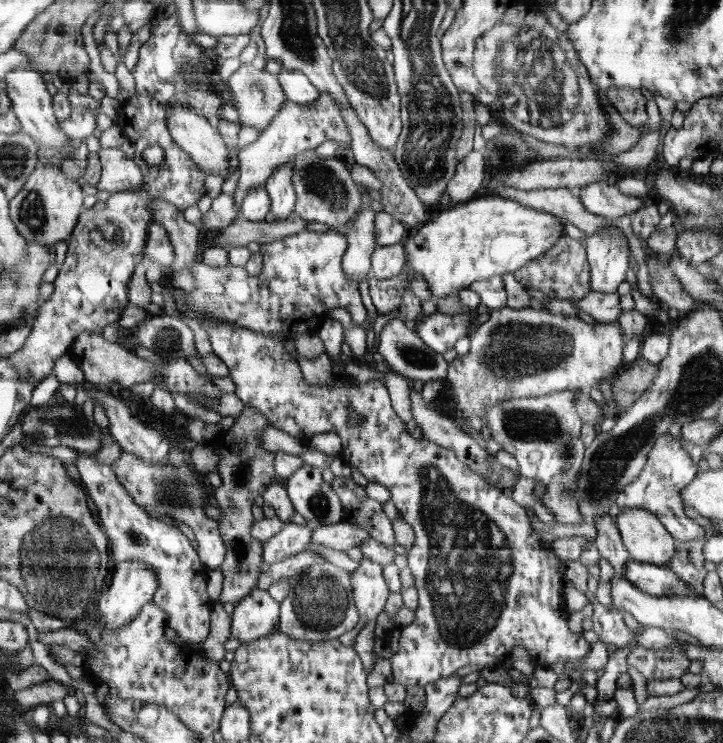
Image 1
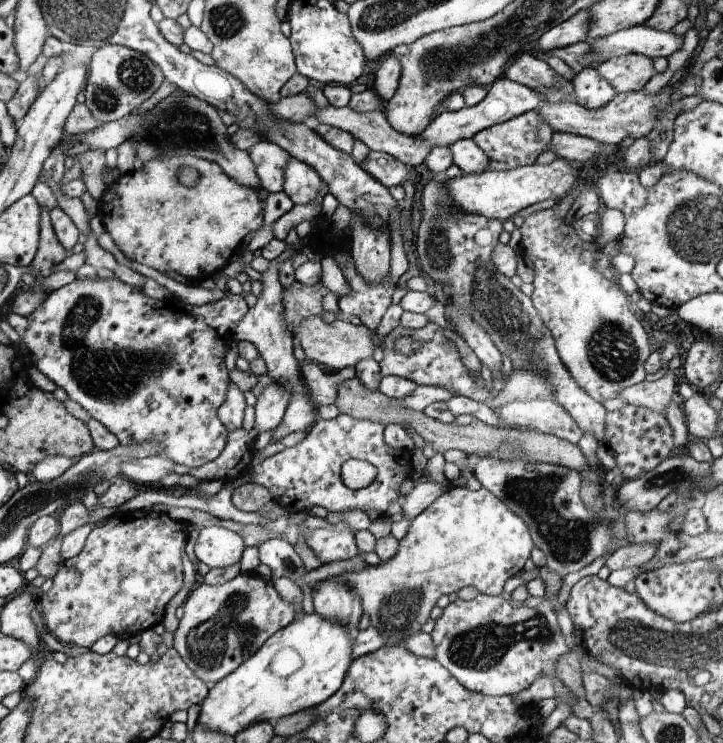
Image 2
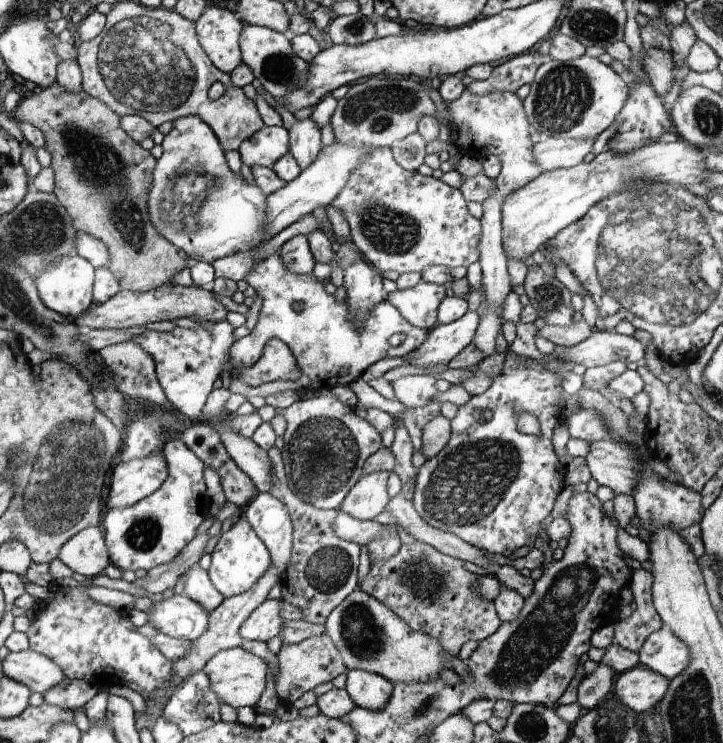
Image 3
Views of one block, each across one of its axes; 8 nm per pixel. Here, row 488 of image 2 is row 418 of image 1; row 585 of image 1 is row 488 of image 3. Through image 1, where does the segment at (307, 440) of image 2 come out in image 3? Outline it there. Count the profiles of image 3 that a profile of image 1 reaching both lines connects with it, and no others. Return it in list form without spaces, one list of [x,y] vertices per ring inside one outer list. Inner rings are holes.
[[[512,350],[506,352],[505,363],[507,365],[505,370],[492,380],[492,384],[485,392],[479,395],[472,395],[471,400],[468,400],[468,402],[458,407],[456,416],[451,419],[452,434],[448,444],[446,444],[440,454],[436,454],[434,458],[426,459],[426,462],[419,468],[415,494],[412,501],[420,518],[422,518],[428,526],[433,526],[444,532],[455,534],[468,544],[482,549],[491,555],[501,554],[508,558],[514,558],[514,552],[518,550],[518,548],[533,545],[534,540],[538,538],[540,524],[546,520],[546,516],[550,515],[550,510],[552,510],[552,506],[554,506],[556,496],[558,496],[558,494],[562,492],[562,488],[564,488],[564,478],[567,478],[564,474],[567,474],[567,468],[564,468],[565,464],[560,464],[560,460],[558,460],[558,456],[554,454],[554,448],[552,448],[552,430],[554,430],[556,424],[560,422],[560,406],[558,406],[558,402],[560,402],[560,396],[562,396],[562,388],[560,388],[560,378],[562,378],[562,376],[559,377],[556,372],[547,370],[544,366],[541,366],[538,361],[528,356],[518,356],[518,354],[514,354]],[[542,374],[550,374],[550,376],[554,374],[554,392],[550,392],[550,386],[548,386],[548,384],[542,384],[542,382],[540,382],[540,376],[542,376]],[[522,412],[531,412],[532,416],[537,417],[541,426],[540,436],[522,434],[522,432],[518,430],[518,416],[520,416]]]

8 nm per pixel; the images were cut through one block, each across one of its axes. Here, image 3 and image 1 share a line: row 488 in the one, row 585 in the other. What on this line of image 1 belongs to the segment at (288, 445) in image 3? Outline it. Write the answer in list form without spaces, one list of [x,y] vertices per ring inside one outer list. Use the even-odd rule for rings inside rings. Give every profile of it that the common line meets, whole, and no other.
[[[307,568],[304,573],[290,577],[288,582],[290,592],[279,616],[282,634],[309,643],[326,643],[340,640],[340,636],[348,636],[348,632],[360,628],[360,613],[352,593],[355,586],[352,572],[346,576],[344,570]]]

